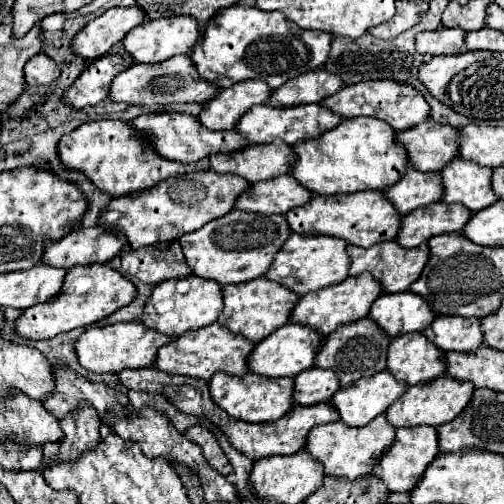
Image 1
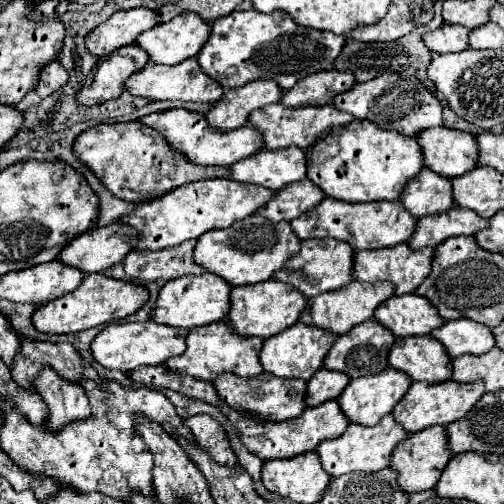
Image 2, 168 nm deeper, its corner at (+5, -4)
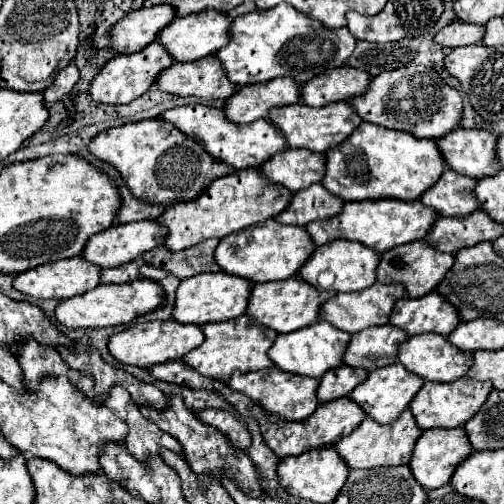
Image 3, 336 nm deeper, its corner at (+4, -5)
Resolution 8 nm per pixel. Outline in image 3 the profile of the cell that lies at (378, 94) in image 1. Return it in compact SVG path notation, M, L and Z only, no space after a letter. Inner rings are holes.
M405 65L395 71L377 75L367 93L349 99L359 117L369 123L377 123L387 129L407 131L415 137L441 139L459 127L463 115L463 99L457 89L447 85L437 71L425 65Z

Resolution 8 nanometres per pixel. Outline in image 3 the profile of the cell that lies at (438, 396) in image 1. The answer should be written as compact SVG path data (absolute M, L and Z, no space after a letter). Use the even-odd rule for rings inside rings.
M463 377L453 383L425 383L421 391L415 395L411 401L409 409L413 411L413 417L421 429L431 429L431 427L463 427L487 401L493 385L489 381L475 381L469 377Z

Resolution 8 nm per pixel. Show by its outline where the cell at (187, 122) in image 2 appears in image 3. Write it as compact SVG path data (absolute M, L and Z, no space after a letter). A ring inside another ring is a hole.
M183 105L169 109L161 115L165 121L173 123L179 131L183 131L189 137L195 137L211 157L217 157L225 161L227 165L235 169L249 169L249 167L261 167L269 157L275 153L287 149L287 141L283 133L267 119L253 121L251 125L237 125L231 123L221 109L207 107L207 105Z

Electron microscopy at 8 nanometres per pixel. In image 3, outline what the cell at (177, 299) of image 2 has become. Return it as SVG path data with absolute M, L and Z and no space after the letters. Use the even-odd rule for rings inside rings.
M225 271L201 273L201 275L193 275L189 279L183 279L177 289L173 319L179 323L195 323L195 325L235 319L245 313L249 295L251 295L251 287L253 287L251 281L237 277L237 275L229 275Z

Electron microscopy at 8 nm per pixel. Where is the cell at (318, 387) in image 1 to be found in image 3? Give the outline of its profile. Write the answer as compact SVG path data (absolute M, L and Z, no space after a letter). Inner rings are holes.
M339 365L337 369L329 369L329 373L325 373L325 377L321 377L321 383L319 383L319 389L317 389L317 397L323 403L339 399L339 397L345 397L357 385L361 385L365 379L367 379L367 371L365 369Z

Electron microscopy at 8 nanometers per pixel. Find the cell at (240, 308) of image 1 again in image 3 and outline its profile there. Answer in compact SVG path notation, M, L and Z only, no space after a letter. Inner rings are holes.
M295 275L295 277L283 279L283 281L255 283L251 297L249 297L247 315L251 317L251 321L261 323L265 327L271 327L277 333L291 333L291 331L297 331L297 329L303 329L307 325L317 323L319 307L321 307L319 289Z

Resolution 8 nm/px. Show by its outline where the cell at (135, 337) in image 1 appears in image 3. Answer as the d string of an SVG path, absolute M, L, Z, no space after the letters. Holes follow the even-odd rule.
M167 319L167 321L153 321L153 323L137 323L115 333L109 339L109 351L123 365L137 365L137 367L149 369L169 359L181 359L185 353L199 347L201 343L203 343L203 331L199 325L185 325L185 323Z

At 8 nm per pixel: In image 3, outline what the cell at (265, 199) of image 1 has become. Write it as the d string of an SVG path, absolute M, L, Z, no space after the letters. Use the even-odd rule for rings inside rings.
M315 183L307 189L295 193L289 209L279 213L275 219L283 225L299 225L305 227L311 221L327 219L339 215L343 209L343 199L329 193L321 183Z

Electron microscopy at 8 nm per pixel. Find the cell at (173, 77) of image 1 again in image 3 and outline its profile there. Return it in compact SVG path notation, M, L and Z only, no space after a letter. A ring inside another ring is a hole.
M207 55L207 57L197 59L193 63L173 63L169 69L165 69L157 77L157 87L161 91L167 91L167 93L177 95L177 97L195 95L201 99L229 99L237 91L237 85L233 85L225 77L225 71L221 69L221 61L217 61L215 55Z

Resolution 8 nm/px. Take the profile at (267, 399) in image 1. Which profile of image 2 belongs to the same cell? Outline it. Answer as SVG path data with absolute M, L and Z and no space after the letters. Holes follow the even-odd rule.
M224 372L224 376L218 376L214 382L214 388L218 392L218 396L230 404L230 408L242 410L242 412L254 412L258 416L262 416L264 420L272 420L272 422L282 422L282 420L290 420L302 414L302 410L306 408L304 404L304 392L306 392L306 382L304 380L284 380L272 374L262 372L256 378L238 378L234 374Z

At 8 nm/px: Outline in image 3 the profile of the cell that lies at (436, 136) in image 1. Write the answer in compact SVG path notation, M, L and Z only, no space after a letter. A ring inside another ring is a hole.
M455 129L447 137L437 139L441 153L445 155L447 165L475 179L497 175L501 171L501 163L497 161L495 145L499 141L499 133L487 129Z

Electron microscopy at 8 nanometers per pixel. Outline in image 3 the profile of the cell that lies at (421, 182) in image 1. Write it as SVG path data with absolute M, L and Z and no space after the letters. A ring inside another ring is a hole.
M447 169L439 181L421 195L421 203L441 215L469 215L479 209L473 197L473 185L477 185L477 179Z

